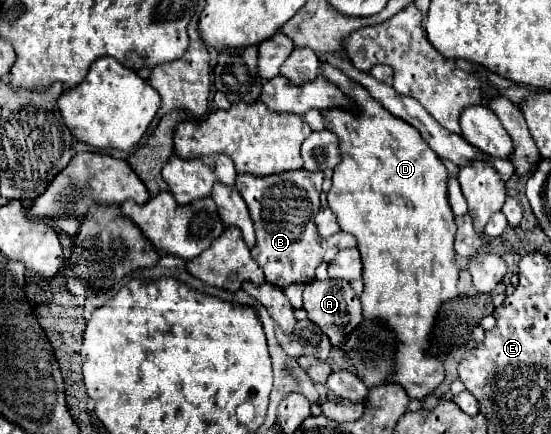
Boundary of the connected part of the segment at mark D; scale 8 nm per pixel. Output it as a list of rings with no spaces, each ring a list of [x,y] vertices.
[[[322,62],[322,74],[332,80],[342,92],[358,104],[358,112],[342,112],[338,108],[324,110],[328,128],[340,138],[342,162],[334,168],[332,188],[328,192],[328,206],[338,216],[340,230],[350,232],[358,240],[358,250],[362,254],[362,280],[364,292],[360,296],[364,318],[384,320],[392,332],[396,332],[396,372],[392,372],[392,382],[406,388],[412,400],[424,400],[434,392],[444,380],[444,366],[436,356],[426,354],[432,340],[432,330],[440,306],[446,300],[460,296],[458,274],[460,268],[454,262],[454,236],[456,224],[446,198],[446,168],[428,148],[420,132],[406,124],[404,120],[392,116],[382,108],[366,88],[354,84],[338,68]]]

